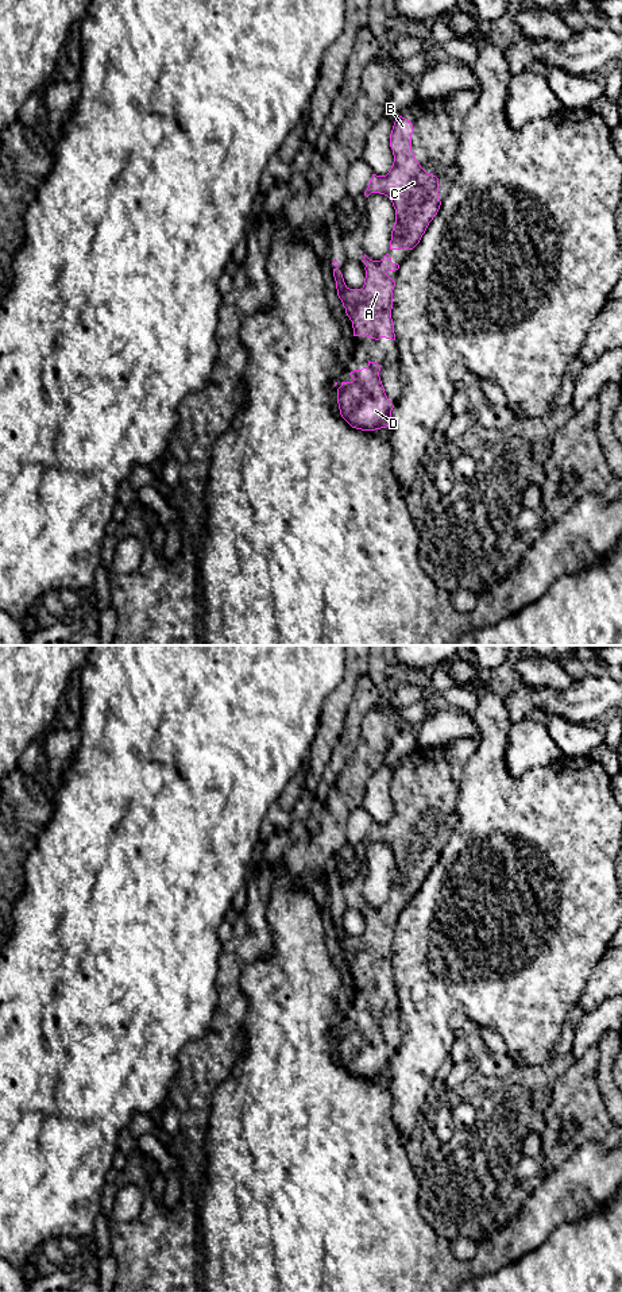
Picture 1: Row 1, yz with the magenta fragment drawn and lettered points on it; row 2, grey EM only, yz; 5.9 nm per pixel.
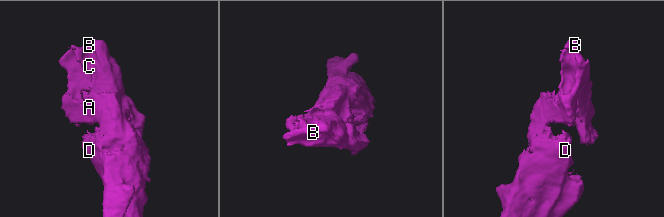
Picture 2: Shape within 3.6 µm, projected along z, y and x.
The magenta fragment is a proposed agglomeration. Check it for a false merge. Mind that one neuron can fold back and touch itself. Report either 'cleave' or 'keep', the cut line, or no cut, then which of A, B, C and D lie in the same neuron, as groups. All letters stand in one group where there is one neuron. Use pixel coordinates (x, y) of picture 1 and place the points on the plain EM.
keep; cut none; groups A B C D

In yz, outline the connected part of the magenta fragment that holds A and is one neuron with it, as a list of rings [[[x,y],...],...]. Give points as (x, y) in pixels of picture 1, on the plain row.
[[[364,902],[362,910],[366,913],[366,926],[362,937],[349,937],[337,917],[340,911],[337,909],[332,910],[337,944],[352,969],[354,984],[395,988],[391,967],[395,929],[387,921],[398,918],[399,913],[393,911],[389,902],[380,909],[372,909]]]

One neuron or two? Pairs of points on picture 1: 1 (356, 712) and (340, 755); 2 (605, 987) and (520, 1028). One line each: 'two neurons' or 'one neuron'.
1: one neuron
2: two neurons

